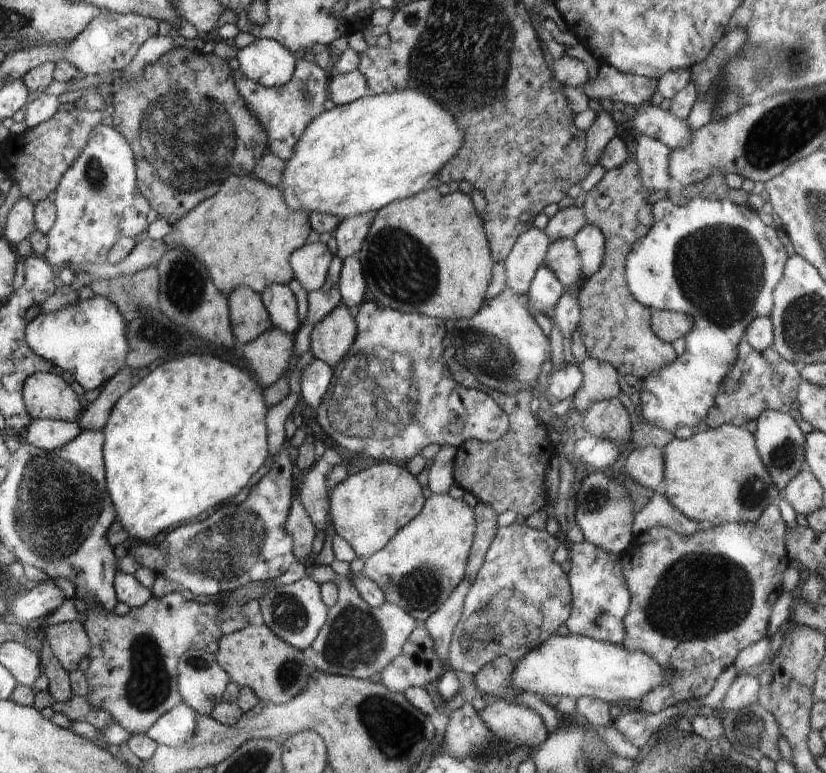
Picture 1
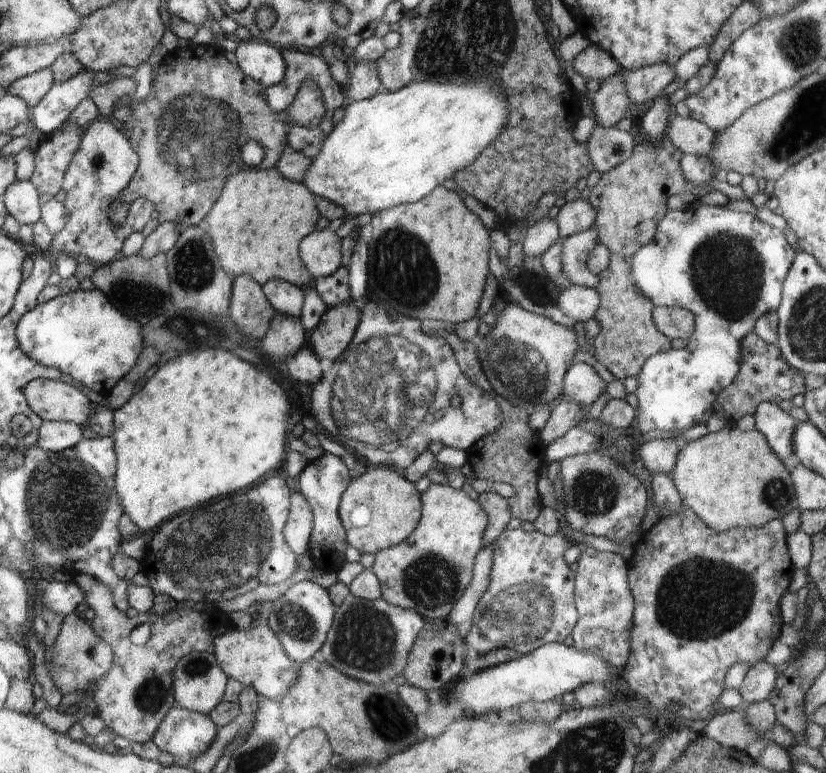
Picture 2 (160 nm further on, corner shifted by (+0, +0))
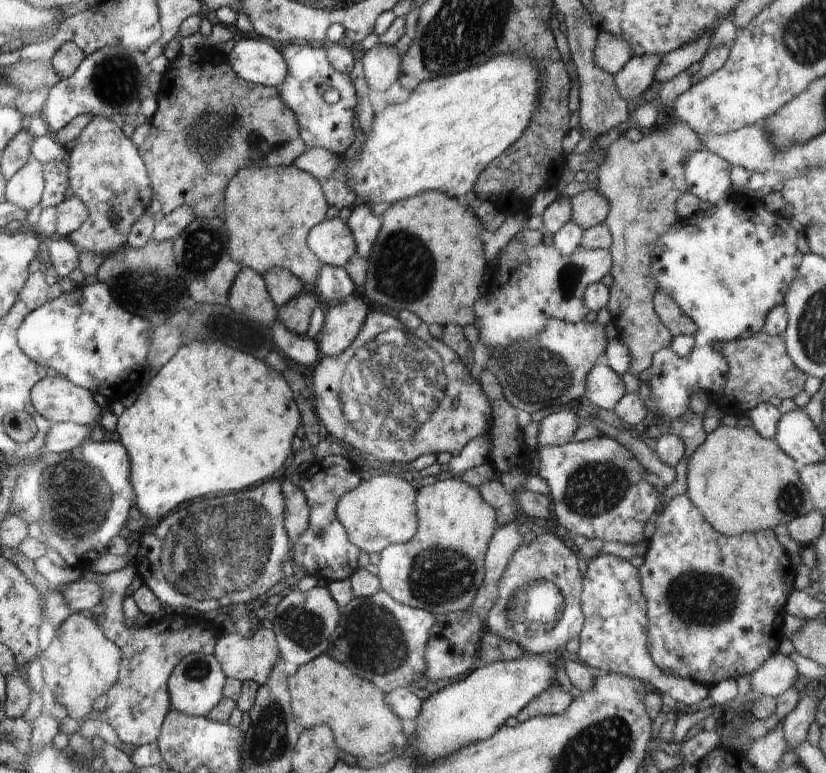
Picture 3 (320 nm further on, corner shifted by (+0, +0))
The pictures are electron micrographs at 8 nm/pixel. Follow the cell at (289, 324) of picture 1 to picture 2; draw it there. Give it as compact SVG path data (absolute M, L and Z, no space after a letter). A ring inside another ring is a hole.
M270 279L262 288L276 313L300 318L305 304L305 292L301 287L284 279Z

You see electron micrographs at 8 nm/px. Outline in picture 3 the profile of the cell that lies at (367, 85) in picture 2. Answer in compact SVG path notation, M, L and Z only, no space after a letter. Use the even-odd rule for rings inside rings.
M376 43L369 51L365 51L362 64L370 91L385 92L399 80L403 58L396 47Z

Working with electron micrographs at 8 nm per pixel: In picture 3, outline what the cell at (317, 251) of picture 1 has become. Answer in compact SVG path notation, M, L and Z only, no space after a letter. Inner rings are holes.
M335 217L325 219L309 233L308 245L323 264L343 267L357 252L353 231L347 222Z

